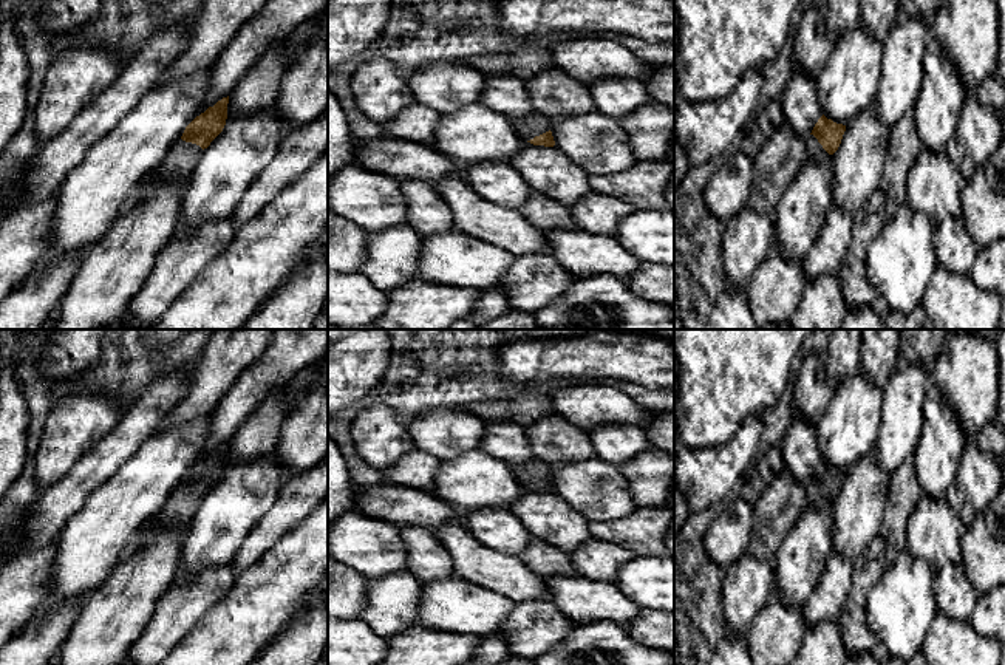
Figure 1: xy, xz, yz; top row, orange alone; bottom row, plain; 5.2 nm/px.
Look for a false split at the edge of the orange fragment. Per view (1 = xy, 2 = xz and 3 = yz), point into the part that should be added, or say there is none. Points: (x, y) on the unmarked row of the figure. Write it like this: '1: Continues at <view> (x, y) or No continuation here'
1: Continues at xy (183, 503)
2: Continues at xz (535, 470)
3: Continues at yz (815, 498)

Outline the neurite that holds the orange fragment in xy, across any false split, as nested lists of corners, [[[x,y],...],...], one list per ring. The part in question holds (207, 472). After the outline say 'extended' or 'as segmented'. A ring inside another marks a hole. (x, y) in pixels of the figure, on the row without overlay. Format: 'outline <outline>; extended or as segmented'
outline [[[229,442],[209,453],[196,462],[184,476],[181,486],[175,489],[164,509],[153,515],[147,530],[165,526],[173,537],[184,538],[189,523],[199,509],[203,496],[223,478],[227,466]]]; extended

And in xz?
outline [[[532,458],[529,462],[526,462],[521,467],[513,467],[516,479],[526,487],[533,492],[544,492],[544,493],[554,493],[555,487],[552,483],[552,470],[554,464],[540,461],[537,458]]]; extended

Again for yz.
outline [[[824,461],[815,470],[812,479],[804,486],[807,506],[829,509],[838,496],[846,472],[827,466]]]; extended

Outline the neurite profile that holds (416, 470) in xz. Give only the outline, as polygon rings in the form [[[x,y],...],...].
[[[414,450],[404,455],[382,473],[385,481],[394,486],[402,486],[411,490],[433,492],[439,466],[441,459],[425,452]]]

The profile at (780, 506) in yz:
[[[782,469],[753,504],[753,530],[748,552],[773,564],[784,538],[793,529],[806,506],[806,487]]]

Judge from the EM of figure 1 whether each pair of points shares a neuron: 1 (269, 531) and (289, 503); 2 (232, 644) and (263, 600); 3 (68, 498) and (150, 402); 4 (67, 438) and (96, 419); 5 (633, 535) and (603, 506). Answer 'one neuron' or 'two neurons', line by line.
1: one neuron
2: one neuron
3: one neuron
4: one neuron
5: two neurons

